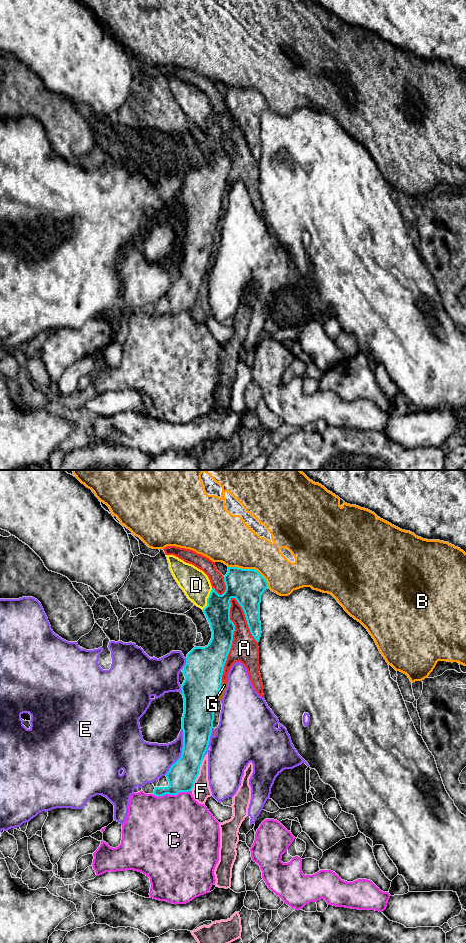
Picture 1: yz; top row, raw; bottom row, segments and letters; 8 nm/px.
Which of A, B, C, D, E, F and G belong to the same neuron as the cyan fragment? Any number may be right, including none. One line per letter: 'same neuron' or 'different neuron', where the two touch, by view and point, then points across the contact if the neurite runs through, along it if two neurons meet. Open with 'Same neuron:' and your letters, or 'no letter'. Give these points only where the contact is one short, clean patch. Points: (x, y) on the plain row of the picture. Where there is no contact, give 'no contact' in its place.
Same neuron: no letter
A: different neuron; meets cyan in yz at (232, 158)
B: different neuron; meets cyan in yz at (251, 89)
C: different neuron; meets cyan in yz at (171, 314)
D: different neuron; meets cyan in yz at (207, 119)
E: different neuron; meets cyan in yz at (182, 272)
F: different neuron; meets cyan in yz at (198, 294); border along yz (203, 279), (199, 294), (191, 310)
G: different neuron; meets cyan in yz at (219, 210)

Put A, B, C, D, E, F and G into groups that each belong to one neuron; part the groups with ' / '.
A F G / B / C / D / E

